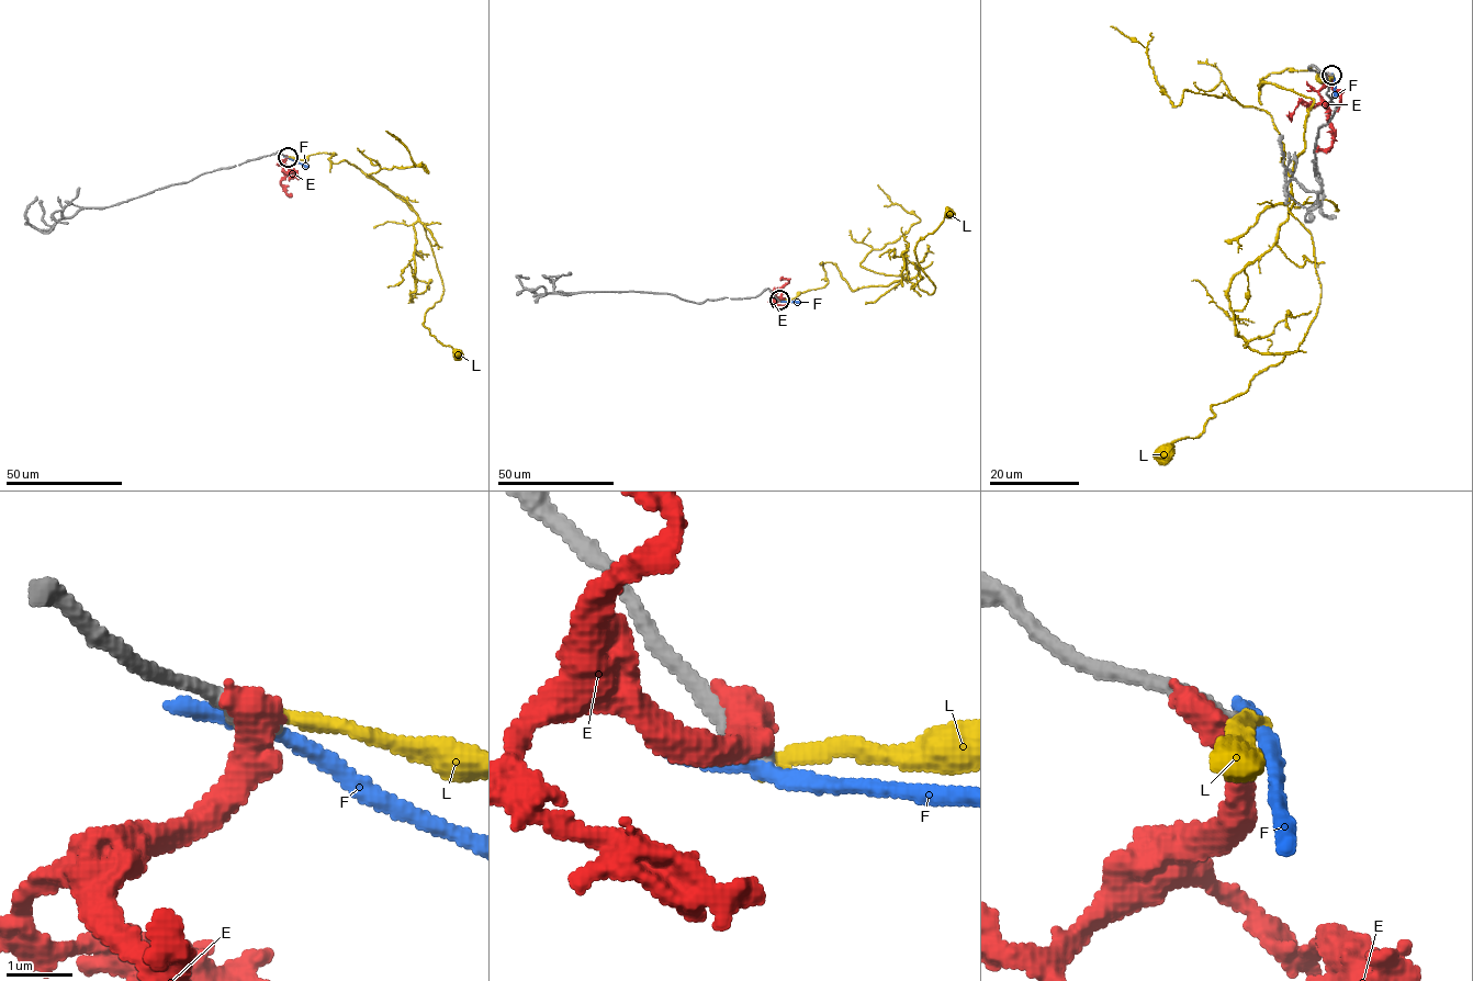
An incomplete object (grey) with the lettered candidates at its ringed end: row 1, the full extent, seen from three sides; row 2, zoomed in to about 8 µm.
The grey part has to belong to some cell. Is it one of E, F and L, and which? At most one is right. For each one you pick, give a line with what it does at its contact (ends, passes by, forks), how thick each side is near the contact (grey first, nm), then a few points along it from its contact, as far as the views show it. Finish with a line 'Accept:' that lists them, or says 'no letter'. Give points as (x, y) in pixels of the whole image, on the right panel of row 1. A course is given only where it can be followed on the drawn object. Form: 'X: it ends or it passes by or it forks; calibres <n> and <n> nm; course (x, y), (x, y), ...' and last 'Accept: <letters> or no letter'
Accept: no letter

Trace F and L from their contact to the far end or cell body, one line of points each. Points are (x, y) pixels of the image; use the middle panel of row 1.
F: (778, 300), (799, 303)
L: (778, 301), (823, 288), (824, 262), (853, 291), (914, 277), (930, 294), (935, 285), (914, 247), (949, 212)

